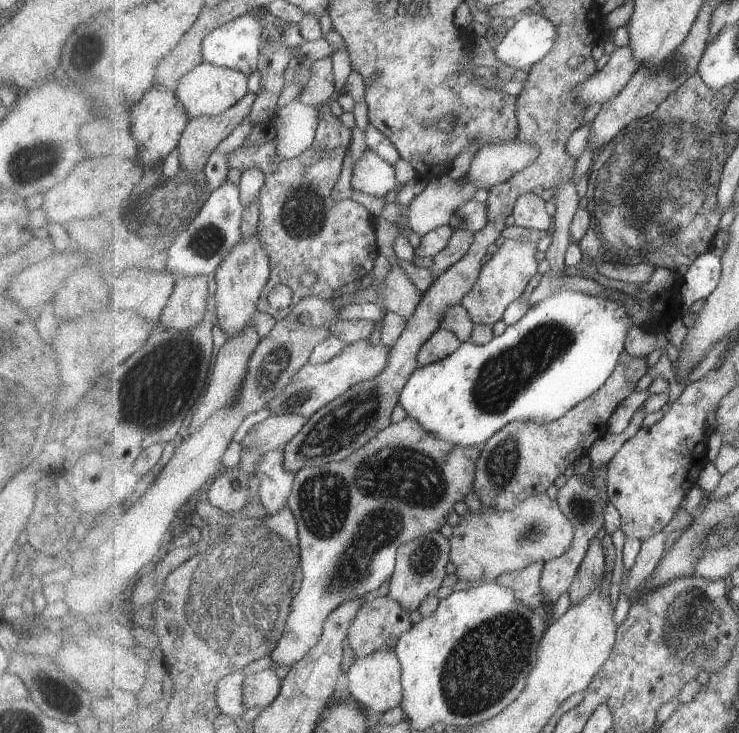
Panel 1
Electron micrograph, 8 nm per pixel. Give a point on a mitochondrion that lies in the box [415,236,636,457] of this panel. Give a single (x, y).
(498, 385)

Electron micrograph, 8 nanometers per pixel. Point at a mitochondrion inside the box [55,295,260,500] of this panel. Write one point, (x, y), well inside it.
(157, 390)

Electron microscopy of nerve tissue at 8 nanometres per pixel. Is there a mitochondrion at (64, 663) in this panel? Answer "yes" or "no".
no

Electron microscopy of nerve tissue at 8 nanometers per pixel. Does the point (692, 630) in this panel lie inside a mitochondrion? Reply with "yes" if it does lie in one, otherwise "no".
yes

